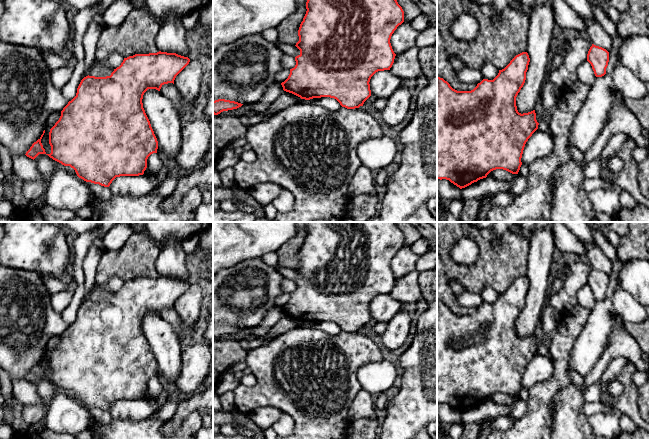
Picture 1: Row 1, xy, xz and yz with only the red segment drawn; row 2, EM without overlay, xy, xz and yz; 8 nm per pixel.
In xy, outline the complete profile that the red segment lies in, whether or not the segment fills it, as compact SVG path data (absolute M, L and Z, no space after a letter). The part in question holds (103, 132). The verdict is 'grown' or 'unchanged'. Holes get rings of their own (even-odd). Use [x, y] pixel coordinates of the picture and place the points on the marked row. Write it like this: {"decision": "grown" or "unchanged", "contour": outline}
{"decision": "unchanged", "contour": "M157 52L135 54L124 58L110 76L84 77L76 96L61 111L61 116L49 132L51 153L46 154L64 166L73 168L86 182L109 187L116 177L143 175L147 159L157 153L158 141L143 108L143 95L148 89L160 91L164 84L173 83L176 76L189 64L190 59L176 53Z"}

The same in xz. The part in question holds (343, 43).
{"decision": "unchanged", "contour": "M307 0L306 14L298 30L299 41L296 47L300 54L295 57L296 65L290 69L288 78L281 83L283 90L292 93L301 99L310 100L313 98L330 97L336 99L342 107L355 109L363 106L364 102L371 96L370 79L378 71L390 70L394 63L394 53L390 39L394 31L404 22L404 11L397 0Z"}

